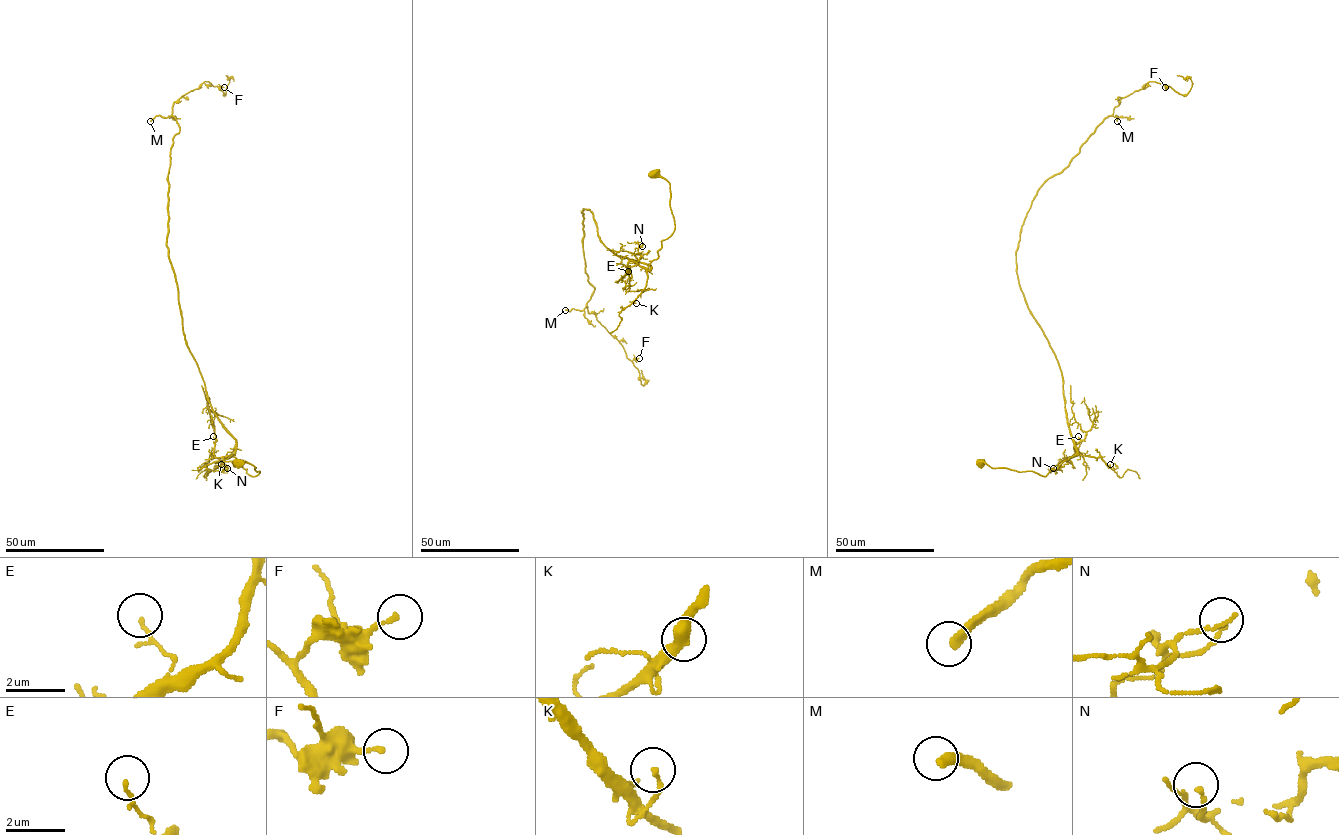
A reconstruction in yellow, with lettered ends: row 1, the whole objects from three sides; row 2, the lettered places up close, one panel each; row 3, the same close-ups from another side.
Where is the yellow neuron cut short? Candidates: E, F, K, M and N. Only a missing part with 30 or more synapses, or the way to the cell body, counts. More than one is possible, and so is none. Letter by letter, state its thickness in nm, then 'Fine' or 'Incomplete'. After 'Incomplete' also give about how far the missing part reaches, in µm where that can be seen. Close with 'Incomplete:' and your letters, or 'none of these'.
E: Thickness 80 nm. Fine
F: Thickness 160 nm. Fine
K: Thickness 110 nm. Fine
M: Thickness 320 nm. Incomplete. Missing length about 80 µm
N: Thickness 160 nm. Fine
Incomplete: M

